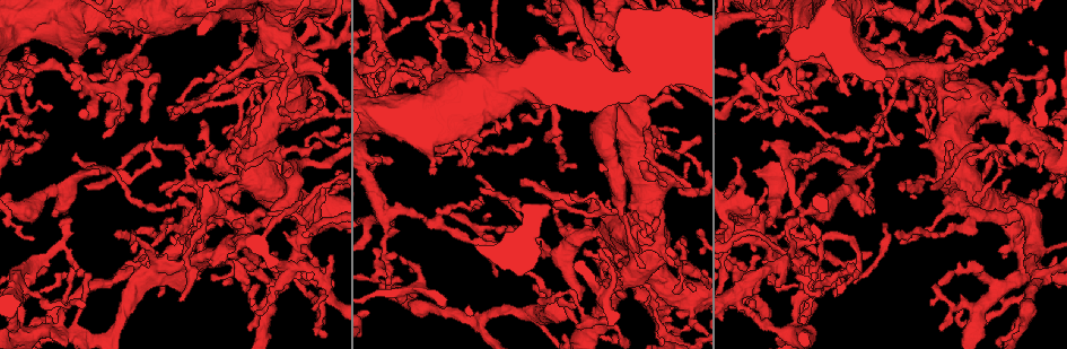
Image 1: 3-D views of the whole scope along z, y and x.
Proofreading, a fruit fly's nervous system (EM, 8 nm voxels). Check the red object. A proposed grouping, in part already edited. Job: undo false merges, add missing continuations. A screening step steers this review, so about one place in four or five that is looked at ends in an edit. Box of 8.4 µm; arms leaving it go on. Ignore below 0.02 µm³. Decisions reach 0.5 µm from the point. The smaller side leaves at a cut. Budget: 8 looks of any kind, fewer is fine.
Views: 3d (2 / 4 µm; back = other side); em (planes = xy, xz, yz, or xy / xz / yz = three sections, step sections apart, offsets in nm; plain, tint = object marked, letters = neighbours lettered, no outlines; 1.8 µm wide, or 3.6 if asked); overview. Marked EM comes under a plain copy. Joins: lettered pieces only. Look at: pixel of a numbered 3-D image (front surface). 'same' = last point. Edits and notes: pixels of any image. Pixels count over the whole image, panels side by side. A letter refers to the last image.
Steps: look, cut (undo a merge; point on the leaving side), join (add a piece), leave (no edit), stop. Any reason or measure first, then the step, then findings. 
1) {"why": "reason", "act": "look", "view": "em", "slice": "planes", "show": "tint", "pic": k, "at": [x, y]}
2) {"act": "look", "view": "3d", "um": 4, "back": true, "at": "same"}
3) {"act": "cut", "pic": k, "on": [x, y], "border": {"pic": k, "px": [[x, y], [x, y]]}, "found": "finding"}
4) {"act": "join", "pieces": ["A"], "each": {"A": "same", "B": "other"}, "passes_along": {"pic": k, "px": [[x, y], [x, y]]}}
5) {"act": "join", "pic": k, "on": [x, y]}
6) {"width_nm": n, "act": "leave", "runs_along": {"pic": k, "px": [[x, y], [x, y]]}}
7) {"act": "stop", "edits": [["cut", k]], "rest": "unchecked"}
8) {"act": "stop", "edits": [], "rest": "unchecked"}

{"act": "look", "view": "3d", "um": 2, "pic": 1, "at": [583, 333]}

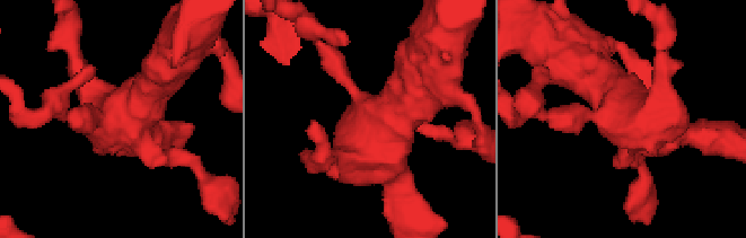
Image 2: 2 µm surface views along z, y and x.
{"why": "shape alone is not enough", "act": "look", "view": "em", "slice": "planes", "show": "tint", "pic": 2, "at": [372, 120]}

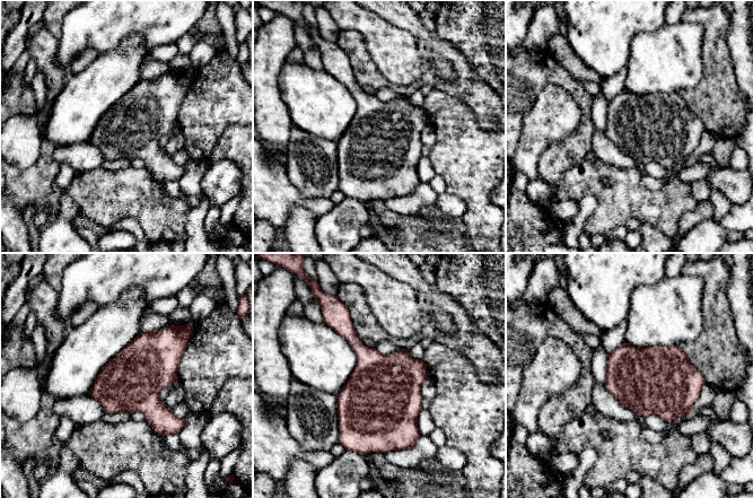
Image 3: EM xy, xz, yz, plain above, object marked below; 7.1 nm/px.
{"why": "see the neighbours", "act": "look", "view": "em", "slice": "planes", "show": "letters", "at": "same"}

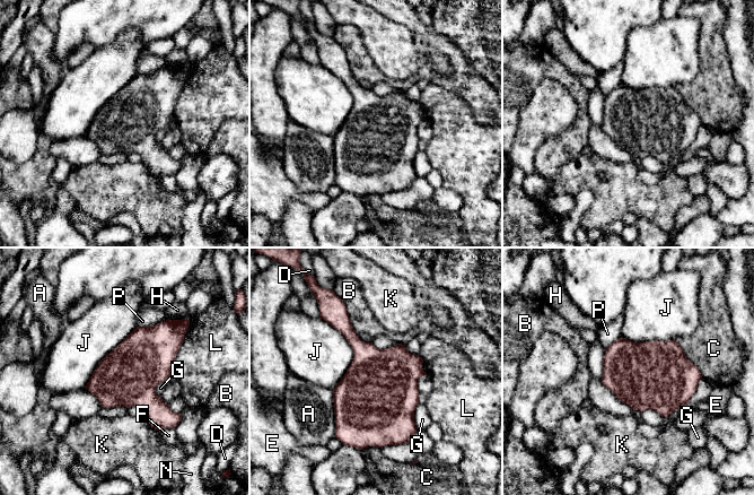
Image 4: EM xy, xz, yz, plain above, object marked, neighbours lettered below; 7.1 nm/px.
{"act": "leave", "each": {"A": "other", "B": "other", "C": "other", "D": "other", "E": "other", "F": "other", "G": "other", "H": "other", "J": "other", "K": "other", "L": "other", "N": "other", "P": "other"}, "border": {"pic": 4, "px": [[322, 318], [352, 349], [333, 389]]}, "found": "one neuron here"}

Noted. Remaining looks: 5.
{"why": "sudden change in width", "act": "look", "view": "em", "slice": "planes", "show": "letters", "pic": 1, "at": [795, 330]}

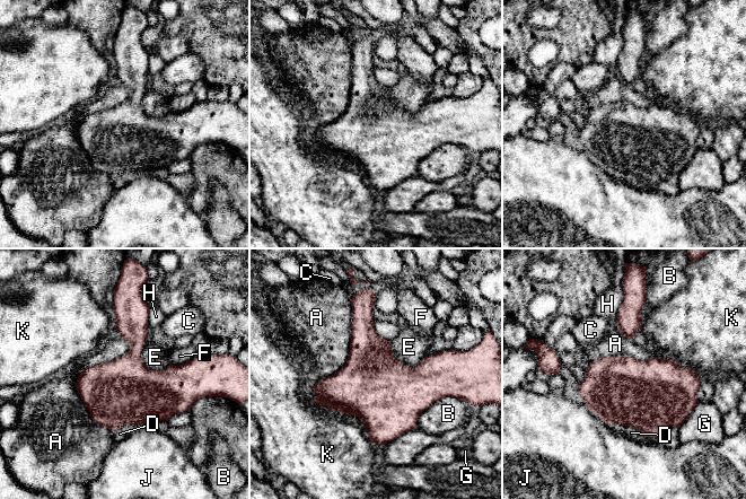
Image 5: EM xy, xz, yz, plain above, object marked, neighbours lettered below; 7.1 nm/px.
{"width_nm": 460, "act": "leave", "each": {"A": "other", "B": "other", "C": "other", "D": "other", "E": "other", "F": "other", "G": "other", "H": "other", "J": "other", "K": "other"}, "border": {"pic": 5, "px": [[121, 335], [110, 430]]}, "found": "all the same neuron"}

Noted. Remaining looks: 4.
{"why": "branch stops here", "act": "look", "view": "3d", "um": 2, "pic": 1, "at": [810, 99]}

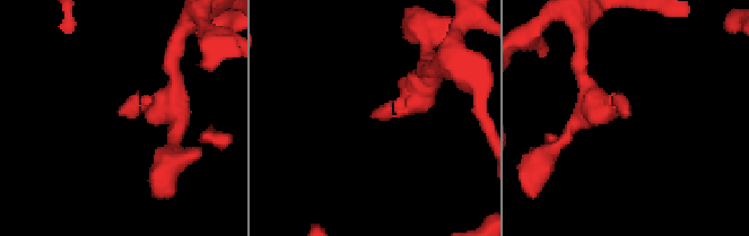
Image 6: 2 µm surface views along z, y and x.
{"act": "look", "view": "em", "slice": "xy", "step": 8, "show": "letters", "pic": 6, "at": [624, 112]}

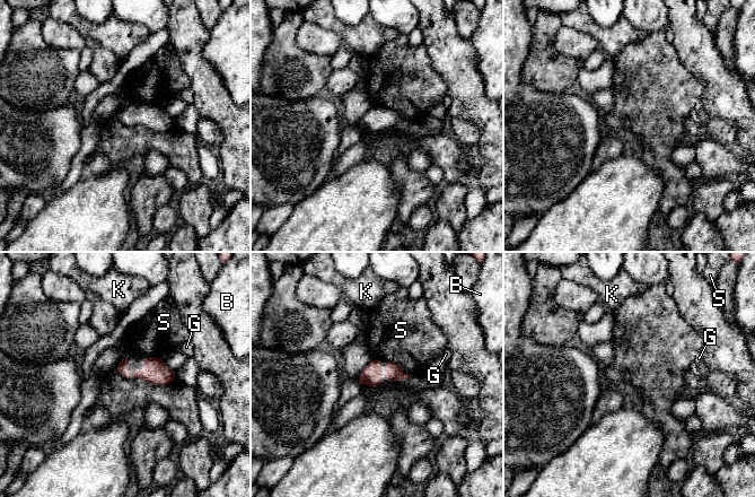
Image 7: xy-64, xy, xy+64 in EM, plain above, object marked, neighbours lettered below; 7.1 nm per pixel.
{"width_nm": 90, "act": "leave", "each": {"B": "other", "G": "other", "K": "other", "S": "other"}, "border": {"pic": 7, "px": [[387, 360], [413, 375]]}, "found": "no lettered piece goes on from it"}

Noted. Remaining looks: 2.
{"act": "stop", "edits": [], "rest": "unchecked"}

